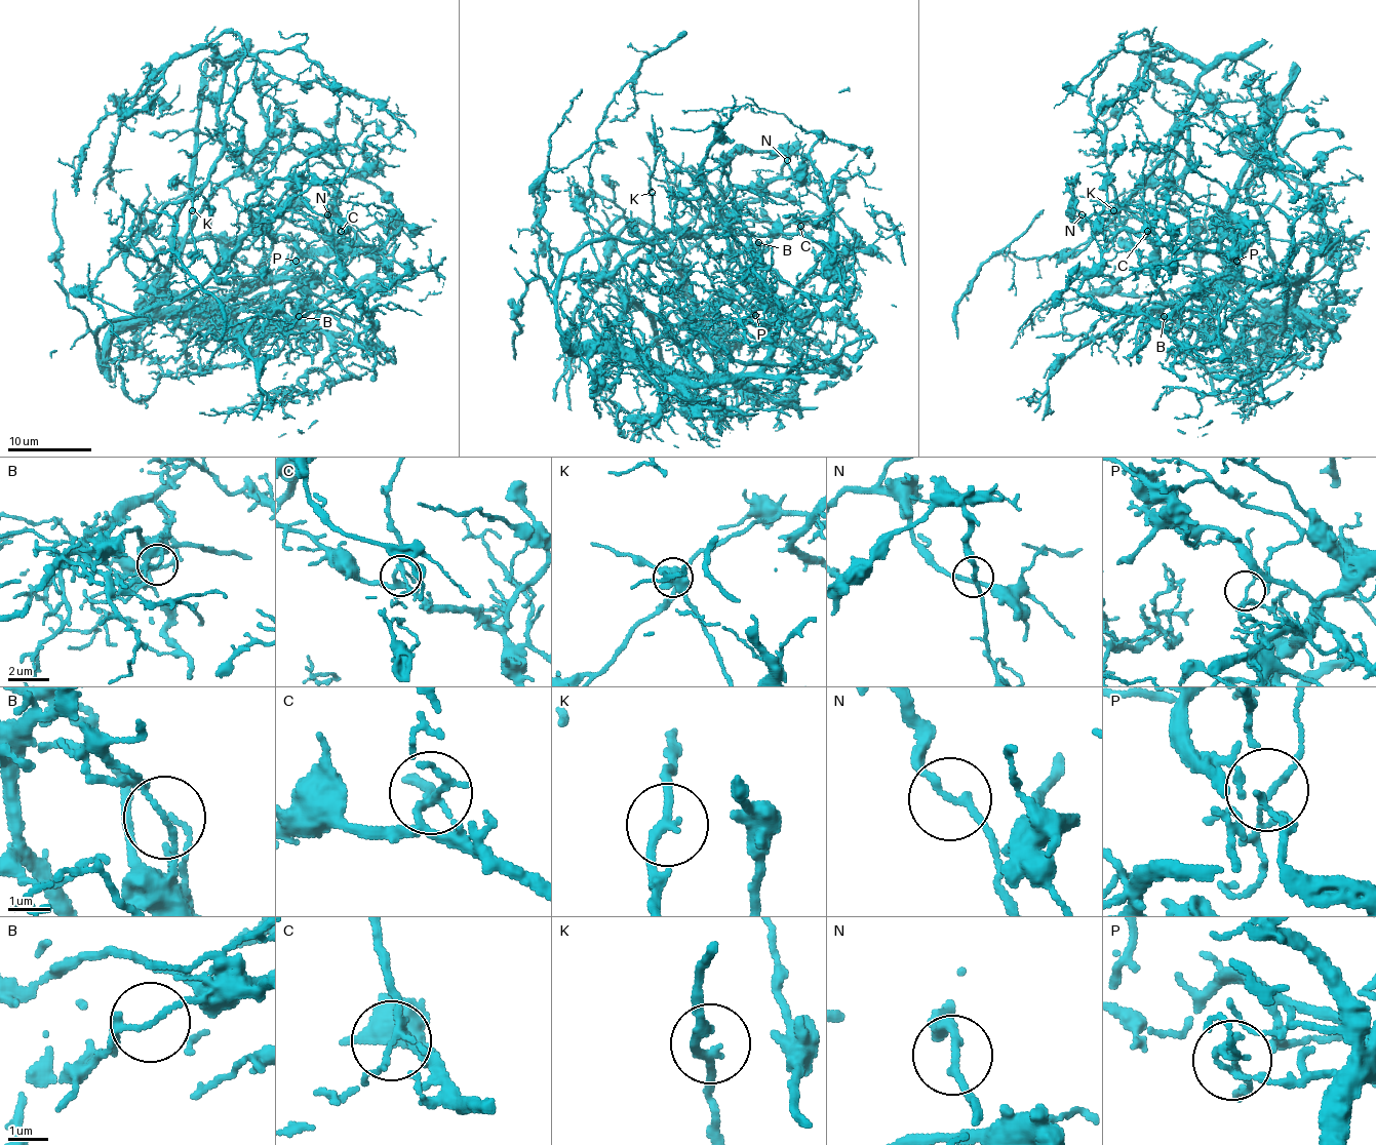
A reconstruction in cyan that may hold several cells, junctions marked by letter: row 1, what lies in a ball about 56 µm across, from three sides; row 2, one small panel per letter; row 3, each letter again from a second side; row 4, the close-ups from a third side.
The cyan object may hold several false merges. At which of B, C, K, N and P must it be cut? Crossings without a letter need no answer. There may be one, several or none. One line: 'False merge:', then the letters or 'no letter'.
False merge: B, N

